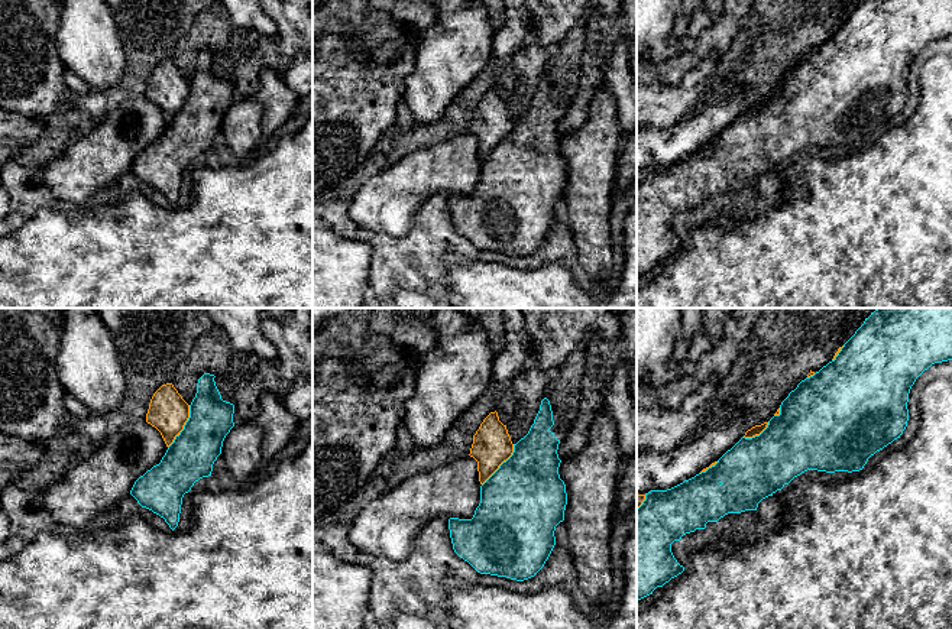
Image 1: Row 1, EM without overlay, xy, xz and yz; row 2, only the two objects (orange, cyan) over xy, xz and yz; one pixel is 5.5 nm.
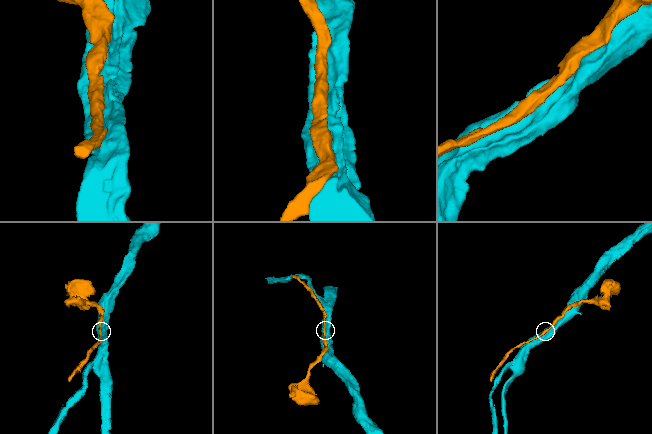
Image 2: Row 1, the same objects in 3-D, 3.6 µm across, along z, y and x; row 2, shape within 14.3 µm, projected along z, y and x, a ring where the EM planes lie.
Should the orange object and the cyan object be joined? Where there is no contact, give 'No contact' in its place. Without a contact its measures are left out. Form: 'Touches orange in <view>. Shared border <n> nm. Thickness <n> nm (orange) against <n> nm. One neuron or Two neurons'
Touches orange in xy. Shared border 260 nm. Thickness 220 nm (orange) against 260 nm. Two neurons

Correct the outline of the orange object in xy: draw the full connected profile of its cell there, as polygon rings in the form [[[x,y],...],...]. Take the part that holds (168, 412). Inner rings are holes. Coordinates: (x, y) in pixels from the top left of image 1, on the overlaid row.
[[[172,383],[162,385],[153,393],[146,414],[146,422],[161,432],[166,447],[179,435],[188,418],[190,405]]]

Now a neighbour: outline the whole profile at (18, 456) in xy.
[[[0,434],[0,493],[16,483],[25,471],[38,466],[48,454],[54,455],[51,444]]]

